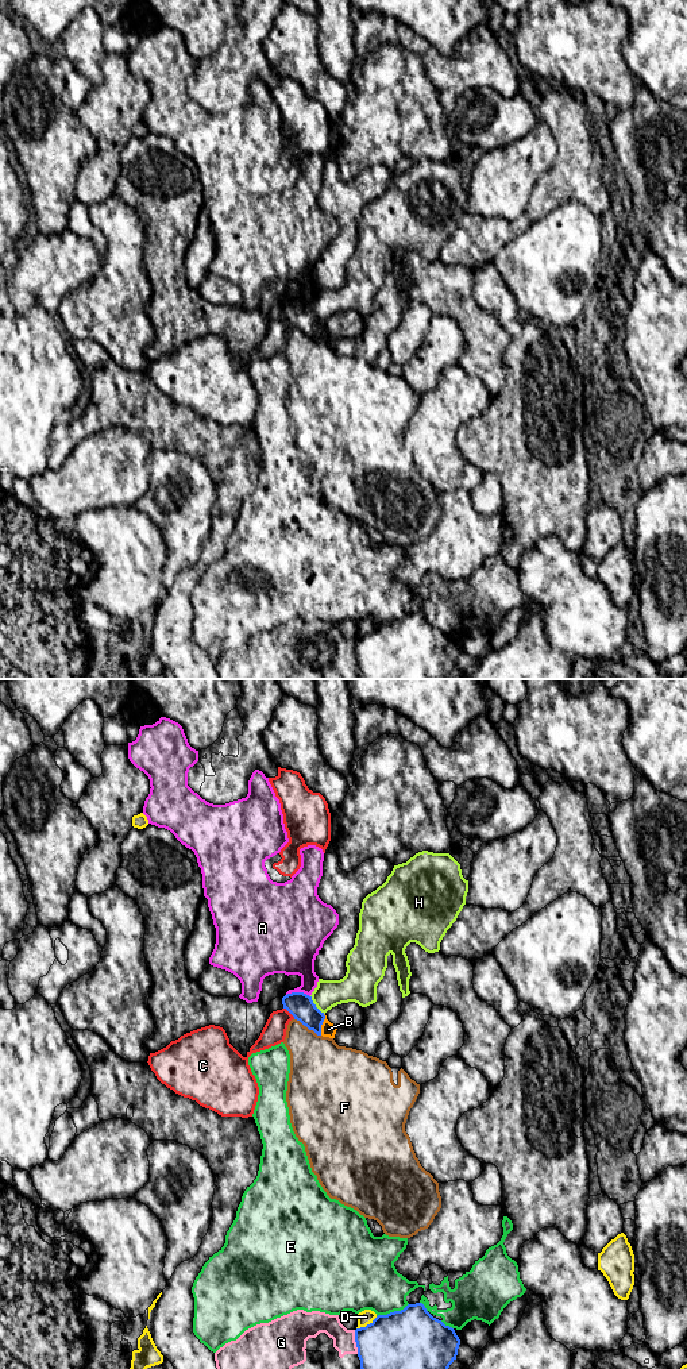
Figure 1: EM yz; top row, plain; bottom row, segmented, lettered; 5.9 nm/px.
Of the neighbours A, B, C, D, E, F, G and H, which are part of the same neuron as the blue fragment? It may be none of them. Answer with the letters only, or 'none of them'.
none of them

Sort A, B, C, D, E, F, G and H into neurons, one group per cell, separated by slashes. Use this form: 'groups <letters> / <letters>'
groups A / B / C / D / E / F / G / H

